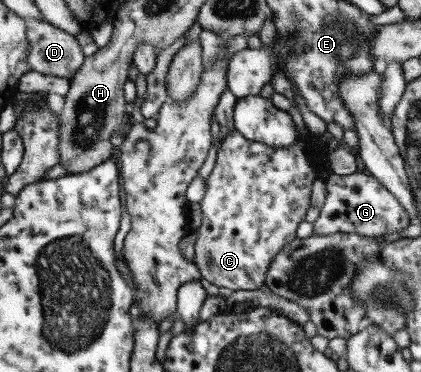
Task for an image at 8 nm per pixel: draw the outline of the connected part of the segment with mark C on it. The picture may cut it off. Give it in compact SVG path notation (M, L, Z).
M226 89L216 105L215 117L224 127L230 129L222 140L211 174L206 178L208 191L200 201L202 223L196 230L195 254L192 263L203 273L203 278L220 287L225 293L238 290L255 290L266 279L268 267L284 246L294 240L294 229L304 219L310 185L314 181L313 169L308 163L308 148L305 140L296 140L288 146L276 147L257 142L243 136L235 125L235 109L239 98Z

